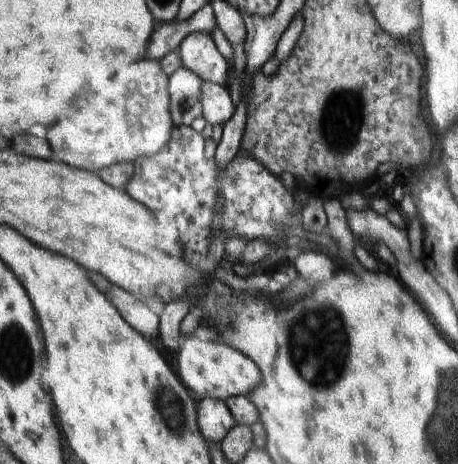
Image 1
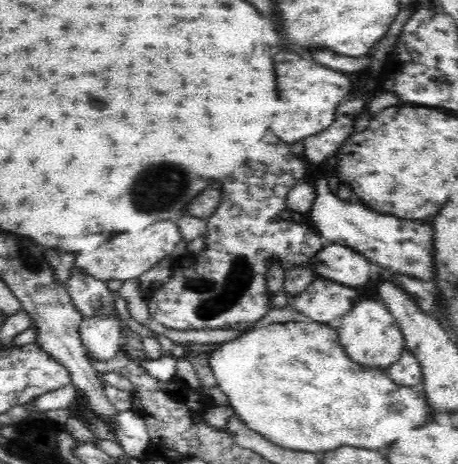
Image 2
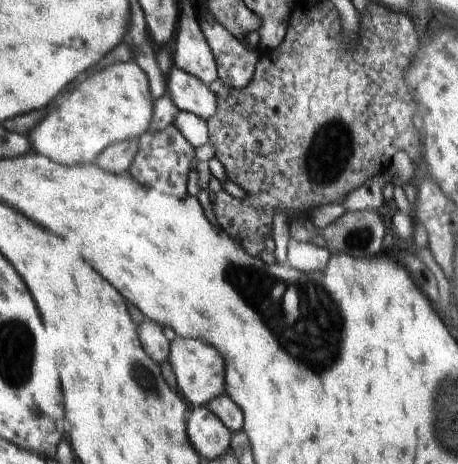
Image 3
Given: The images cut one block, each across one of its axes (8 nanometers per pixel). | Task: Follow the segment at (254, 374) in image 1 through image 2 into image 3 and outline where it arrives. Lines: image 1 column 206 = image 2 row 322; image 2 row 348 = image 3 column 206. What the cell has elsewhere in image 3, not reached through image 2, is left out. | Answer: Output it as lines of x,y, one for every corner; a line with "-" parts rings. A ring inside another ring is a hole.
176,337
169,343
169,363
172,367
179,393
194,407
206,406
209,400
224,392
225,362
221,354
203,340

